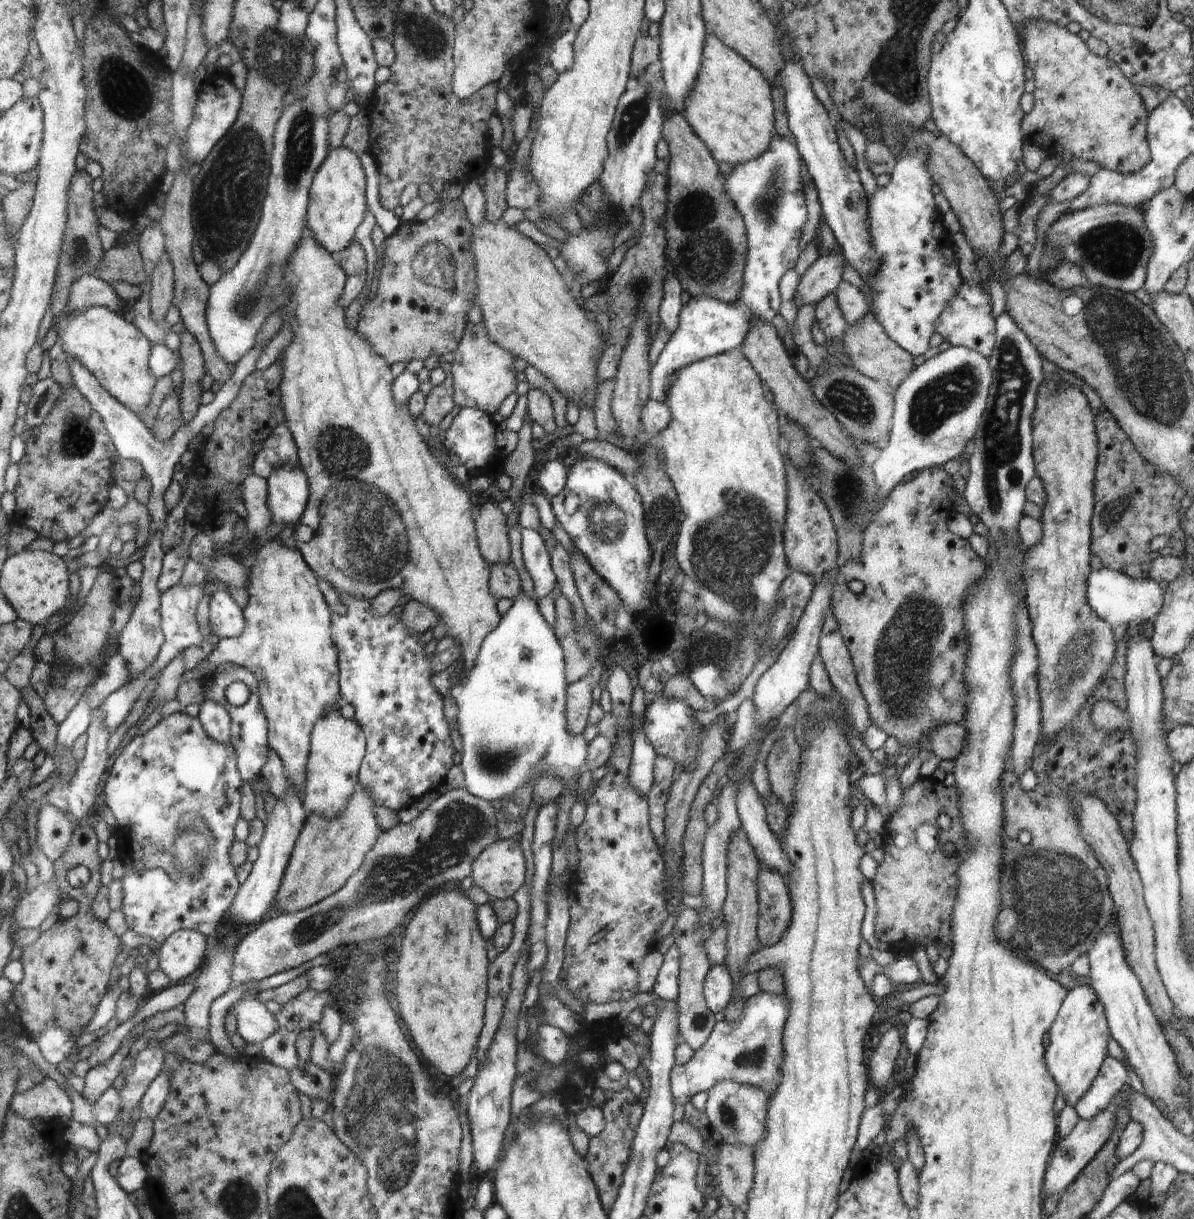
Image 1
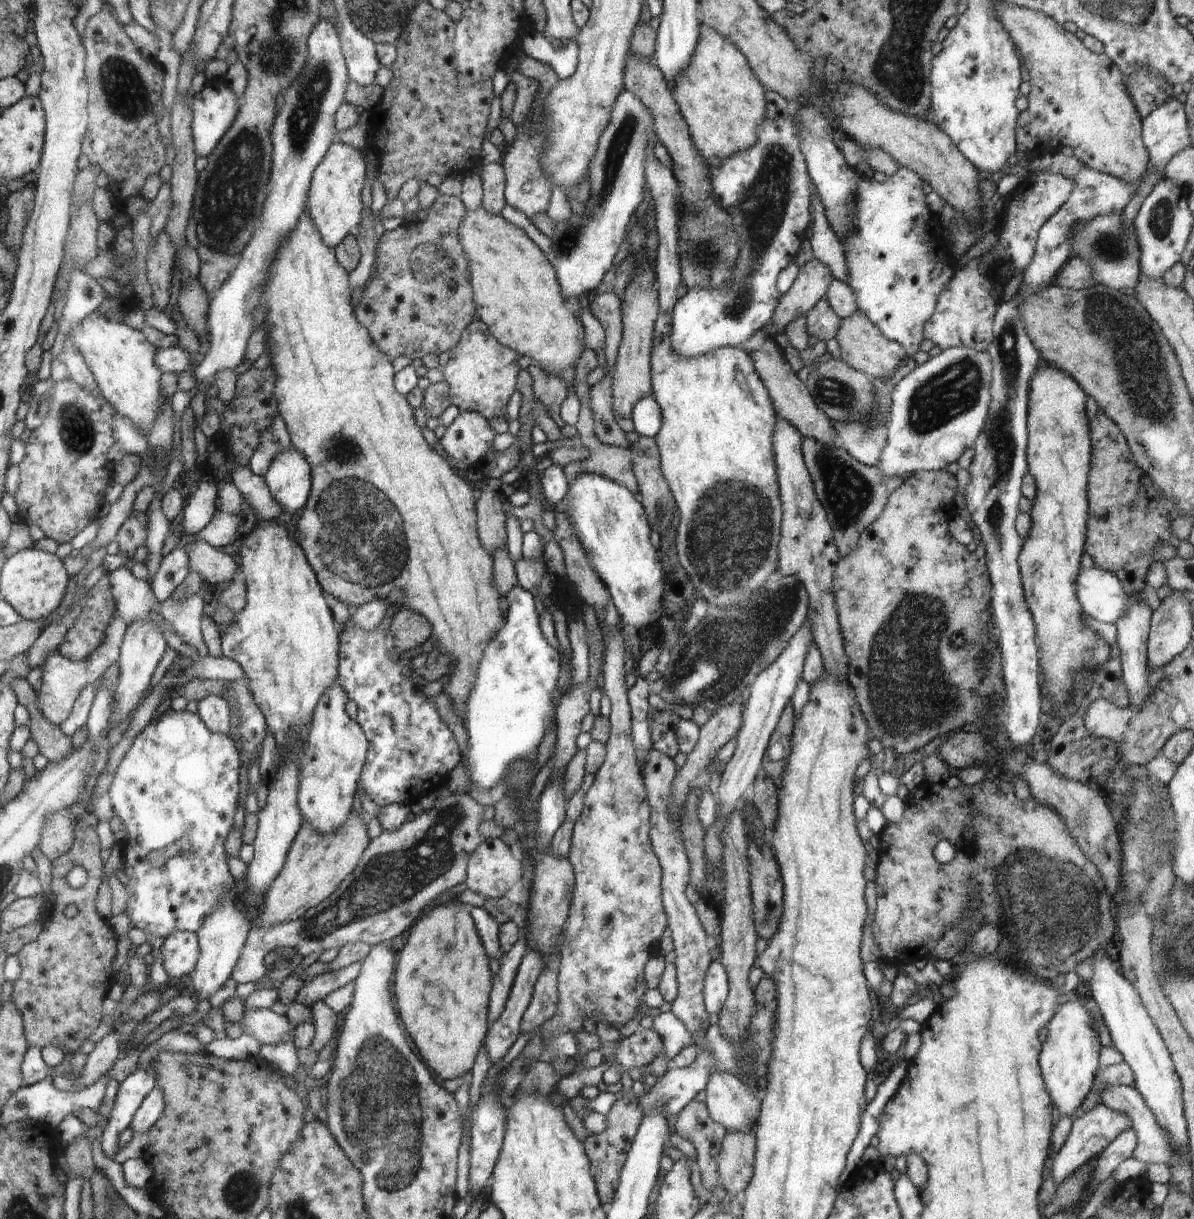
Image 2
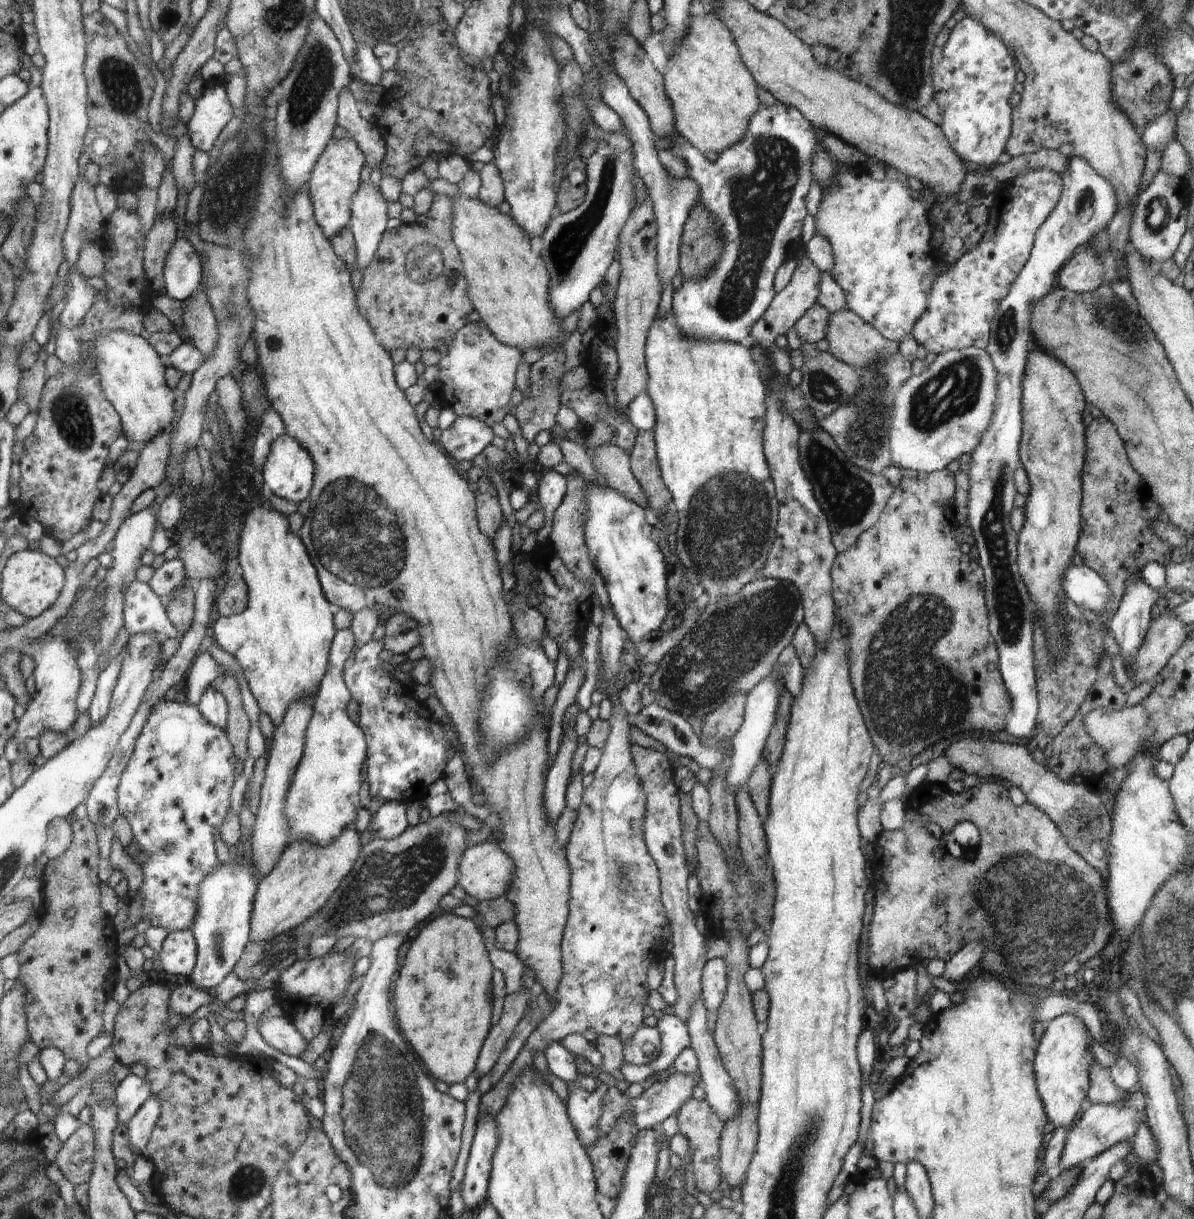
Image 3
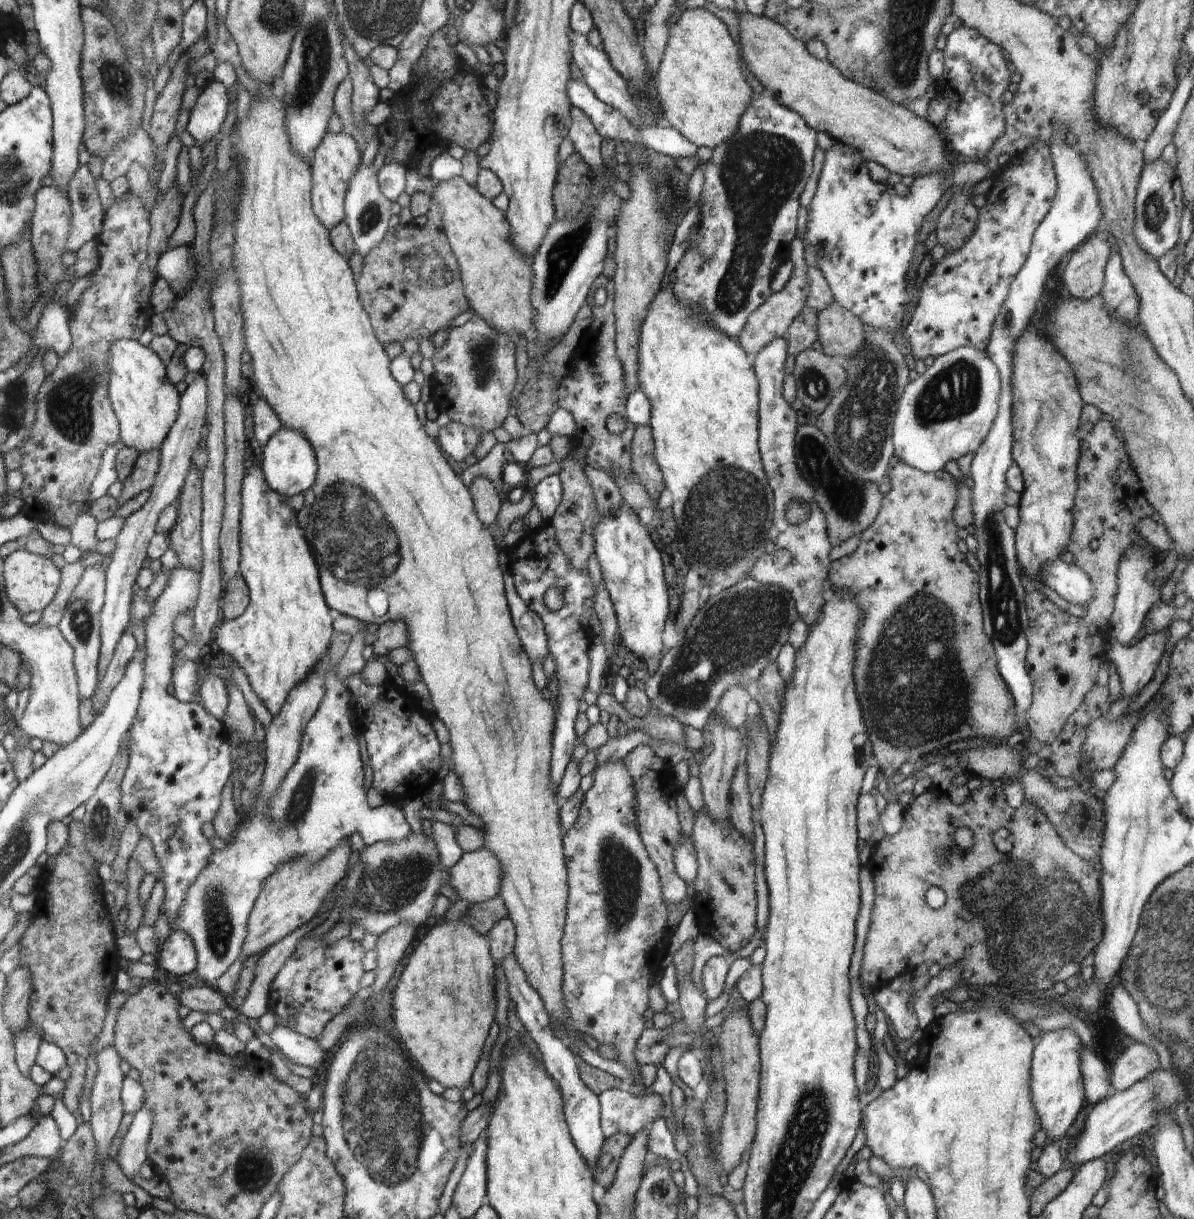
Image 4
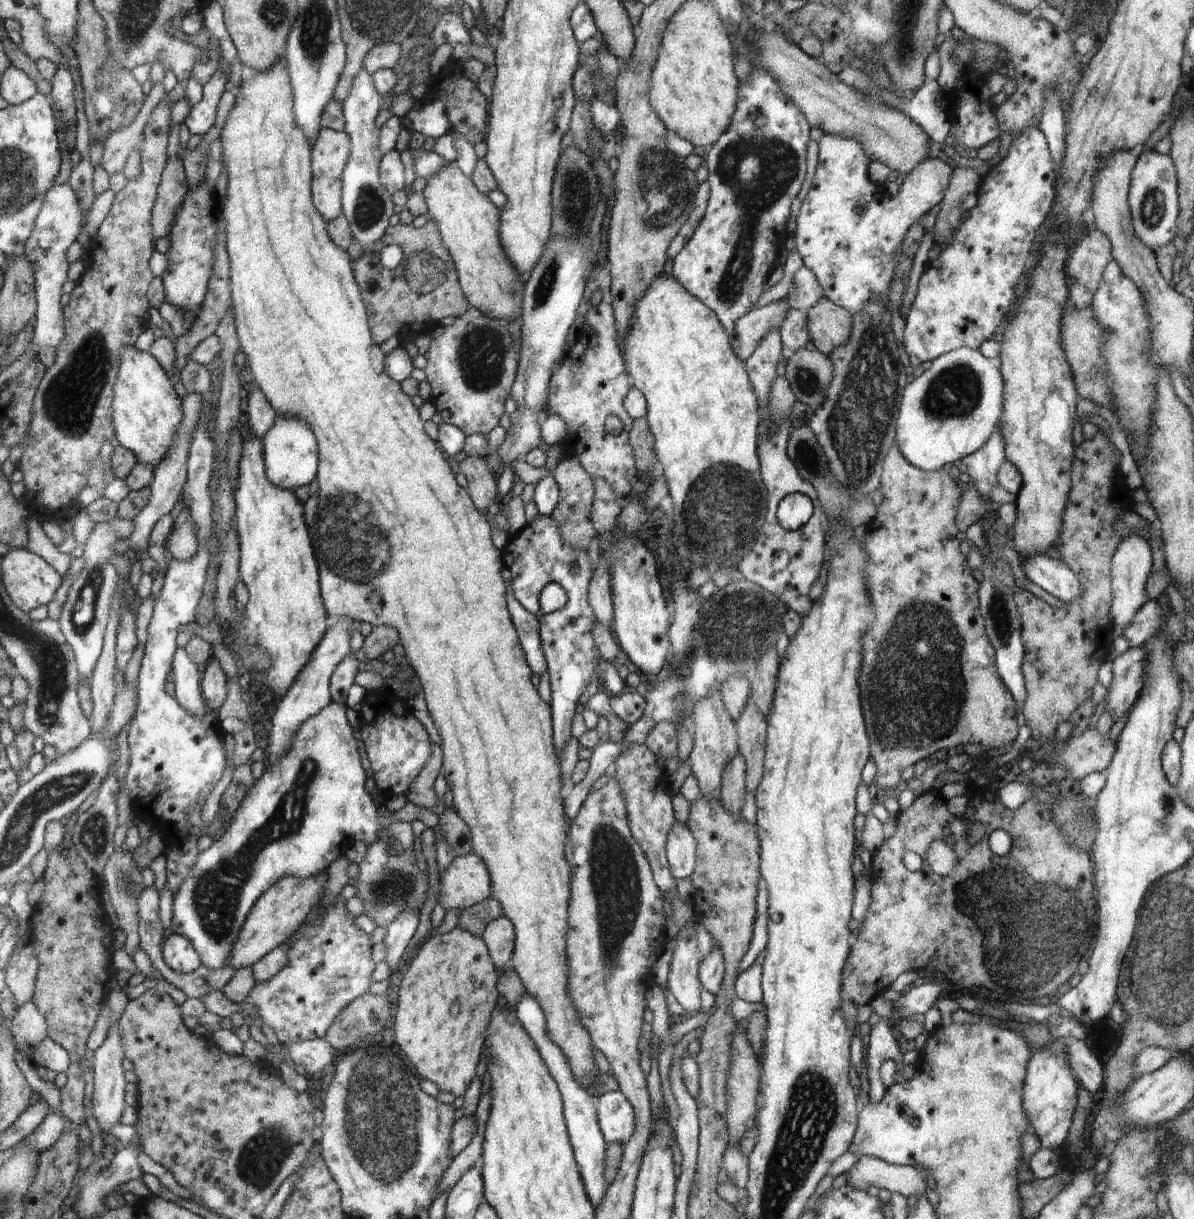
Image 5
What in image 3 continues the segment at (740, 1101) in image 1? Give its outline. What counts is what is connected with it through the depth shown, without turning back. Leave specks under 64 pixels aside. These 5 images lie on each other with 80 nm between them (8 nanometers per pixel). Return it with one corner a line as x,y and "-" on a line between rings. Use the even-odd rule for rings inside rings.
701,996
698,997
692,1004
690,1004
690,1012
688,1018
685,1020
687,1031
691,1040
690,1047
694,1050
697,1056
697,1063
699,1068
699,1080
704,1082
704,1094
708,1100
710,1108
722,1119
730,1118
738,1109
739,1102
737,1099
736,1089
732,1084
730,1075
726,1072
723,1064
720,1061
721,1054
717,1049
712,1033
706,1027
707,1008

